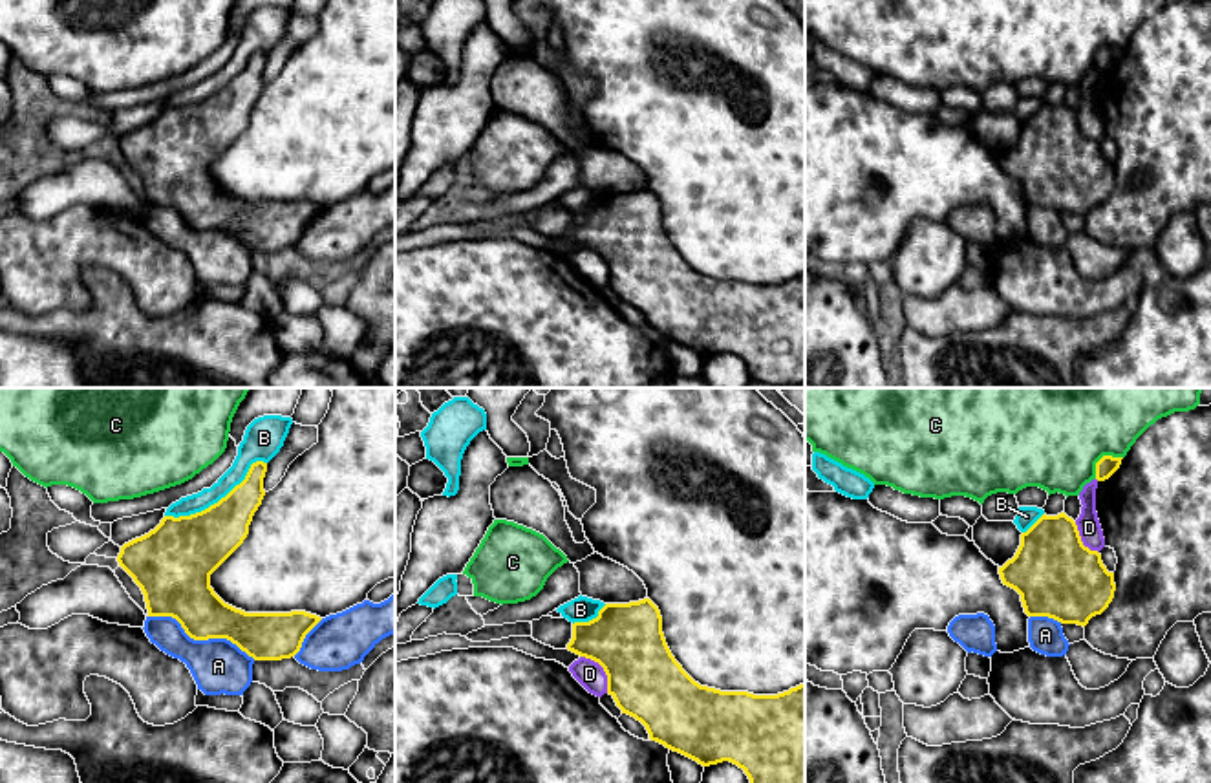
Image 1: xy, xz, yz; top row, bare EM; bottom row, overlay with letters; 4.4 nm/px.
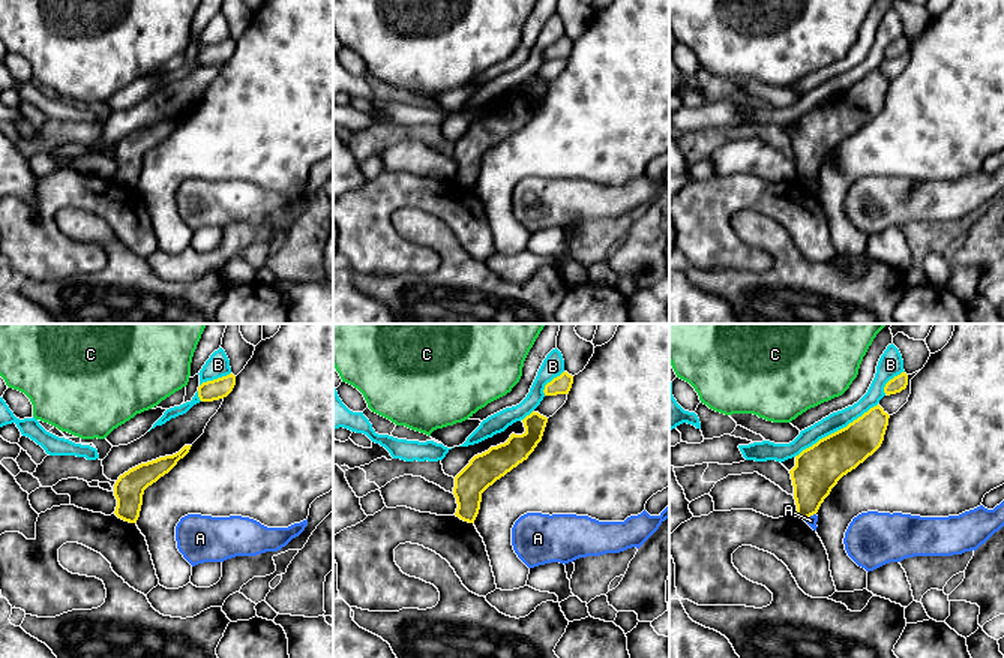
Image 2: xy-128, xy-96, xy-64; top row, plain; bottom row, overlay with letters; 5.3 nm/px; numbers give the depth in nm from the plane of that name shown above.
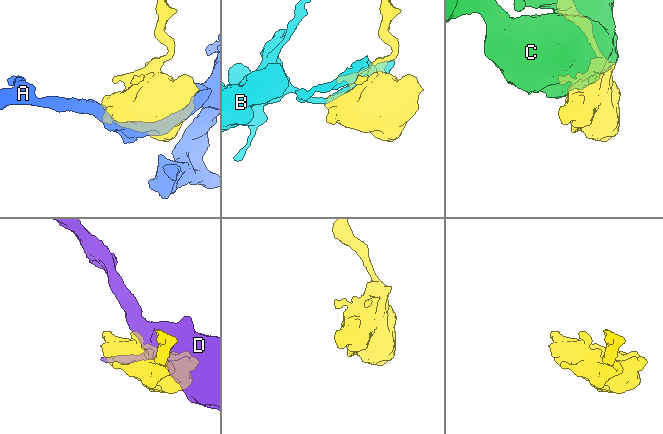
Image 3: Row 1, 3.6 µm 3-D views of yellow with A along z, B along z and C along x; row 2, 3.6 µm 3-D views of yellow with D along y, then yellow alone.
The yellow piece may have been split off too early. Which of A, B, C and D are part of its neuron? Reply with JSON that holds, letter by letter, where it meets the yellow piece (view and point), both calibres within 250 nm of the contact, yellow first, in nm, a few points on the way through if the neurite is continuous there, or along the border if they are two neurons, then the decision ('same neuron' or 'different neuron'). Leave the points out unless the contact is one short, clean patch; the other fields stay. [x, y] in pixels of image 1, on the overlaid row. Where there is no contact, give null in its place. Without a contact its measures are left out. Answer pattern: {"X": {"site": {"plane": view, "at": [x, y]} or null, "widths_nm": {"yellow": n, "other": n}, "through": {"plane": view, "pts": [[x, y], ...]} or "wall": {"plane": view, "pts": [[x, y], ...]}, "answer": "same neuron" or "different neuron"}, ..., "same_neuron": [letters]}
{"A": {"site": {"plane": "xy", "at": [202, 639]}, "widths_nm": {"yellow": 260, "other": 240}, "answer": "different neuron"}, "B": {"site": {"plane": "xy", "at": [220, 500]}, "widths_nm": {"yellow": 280, "other": 100}, "answer": "different neuron"}, "C": {"site": {"plane": "yz", "at": [1102, 458]}, "widths_nm": {"yellow": 90, "other": 500}, "answer": "different neuron"}, "D": {"site": {"plane": "xz", "at": [604, 670]}, "widths_nm": {"yellow": 320, "other": 120}, "answer": "different neuron"}, "same_neuron": []}

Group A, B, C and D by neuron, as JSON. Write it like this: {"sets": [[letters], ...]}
{"sets": [["A"], ["B"], ["C"], ["D"]]}

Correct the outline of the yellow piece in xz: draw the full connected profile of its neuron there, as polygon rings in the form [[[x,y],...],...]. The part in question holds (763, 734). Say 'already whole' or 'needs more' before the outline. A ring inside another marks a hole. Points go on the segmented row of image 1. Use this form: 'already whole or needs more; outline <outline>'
already whole; outline [[[649,598],[606,604],[596,618],[574,622],[567,649],[604,668],[607,693],[622,713],[646,726],[651,741],[702,767],[730,761],[750,783],[805,783],[805,684],[777,695],[701,686],[671,655],[660,611]]]

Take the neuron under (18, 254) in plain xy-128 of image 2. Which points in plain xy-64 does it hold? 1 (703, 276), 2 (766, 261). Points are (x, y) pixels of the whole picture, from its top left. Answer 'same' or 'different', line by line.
1: different
2: same

